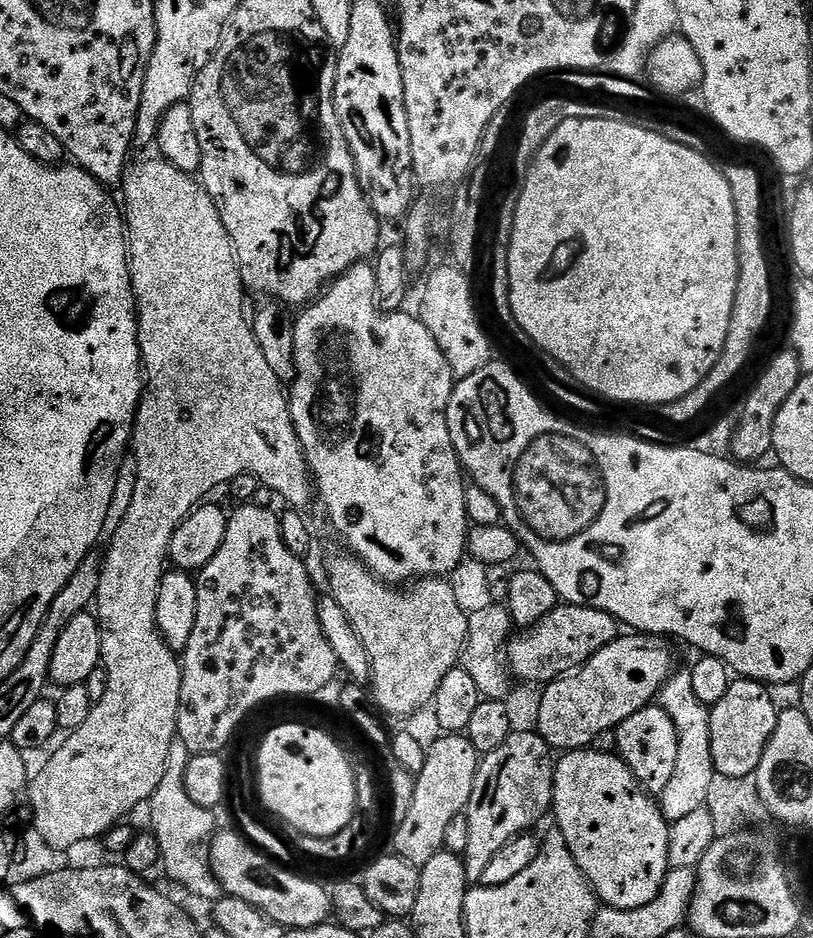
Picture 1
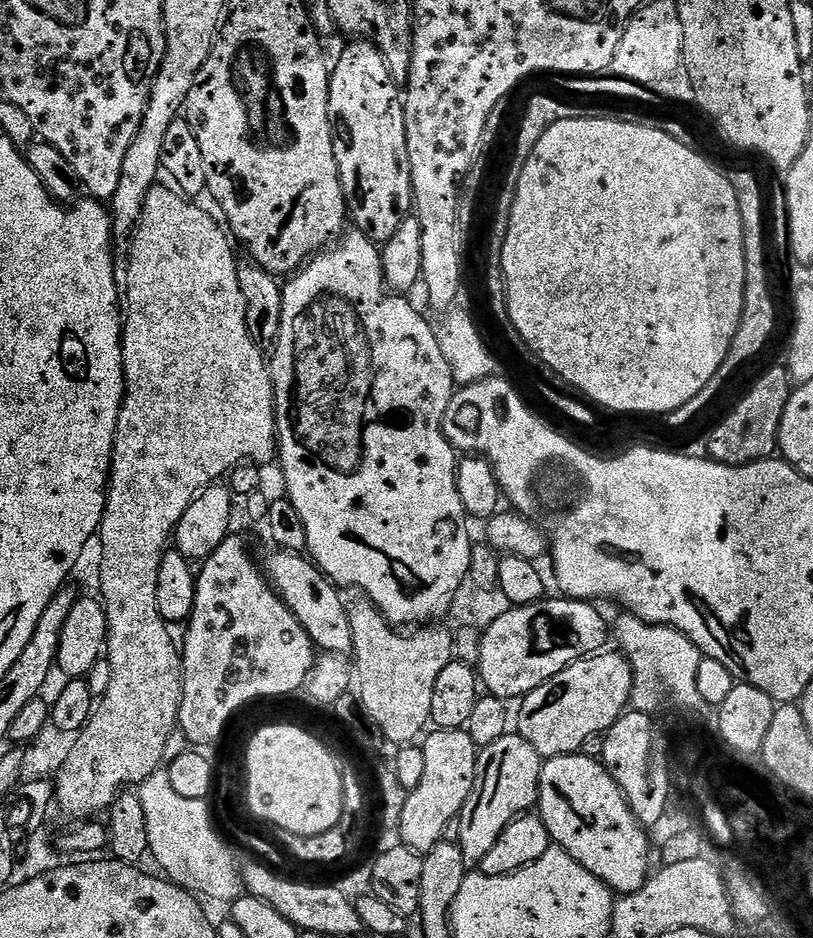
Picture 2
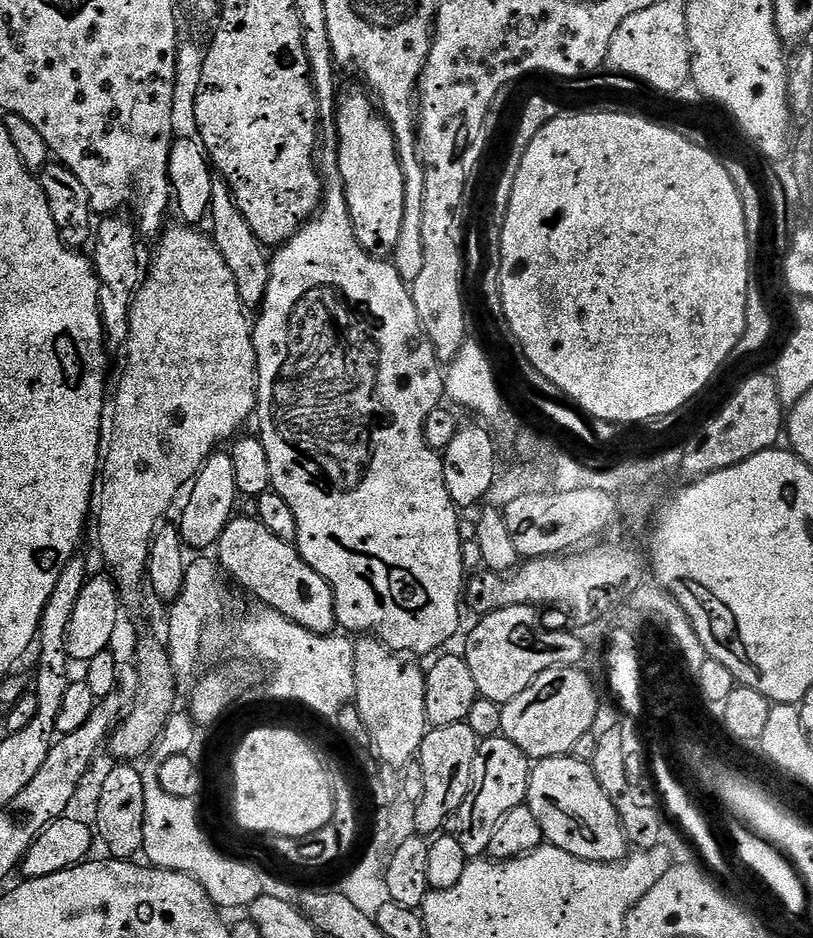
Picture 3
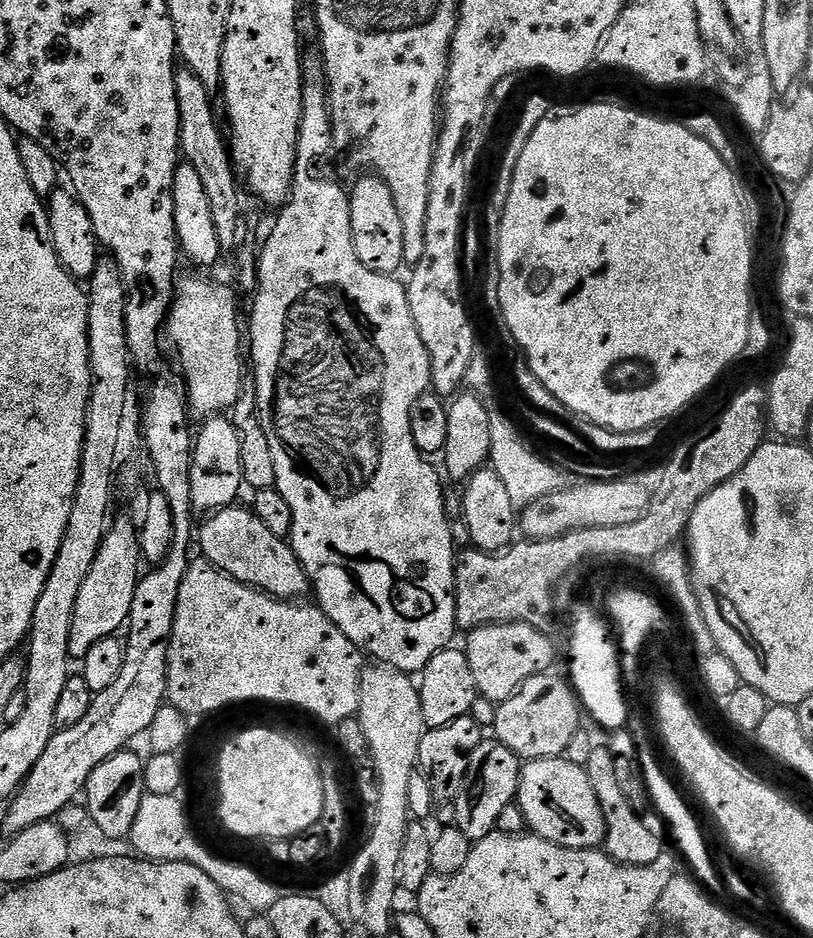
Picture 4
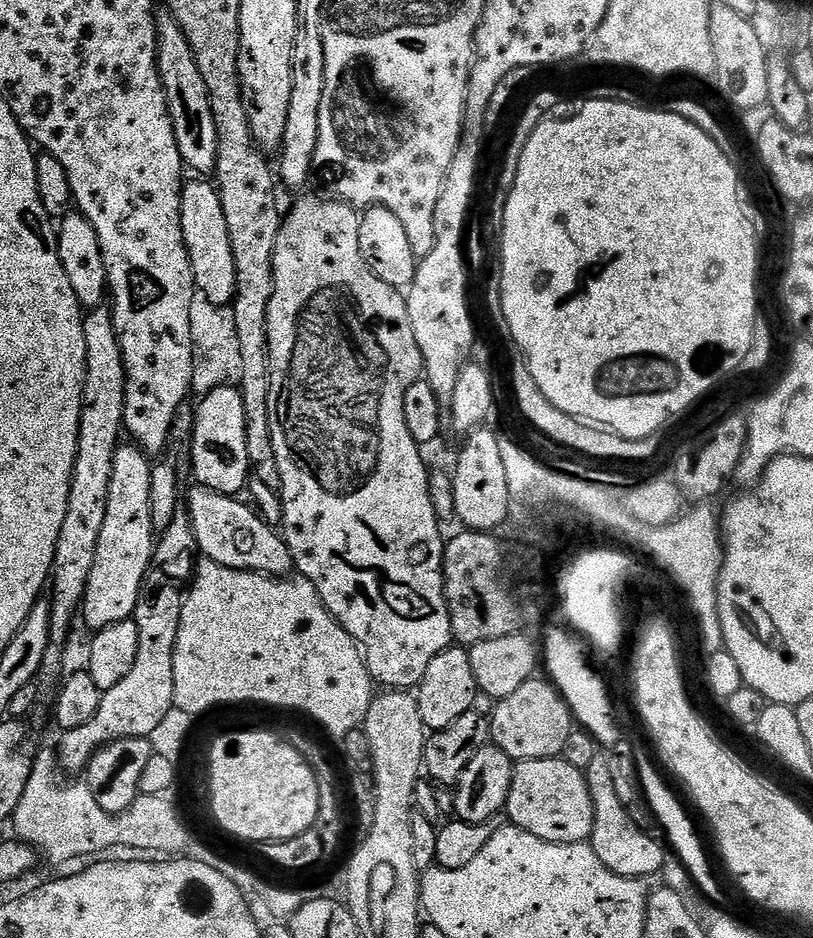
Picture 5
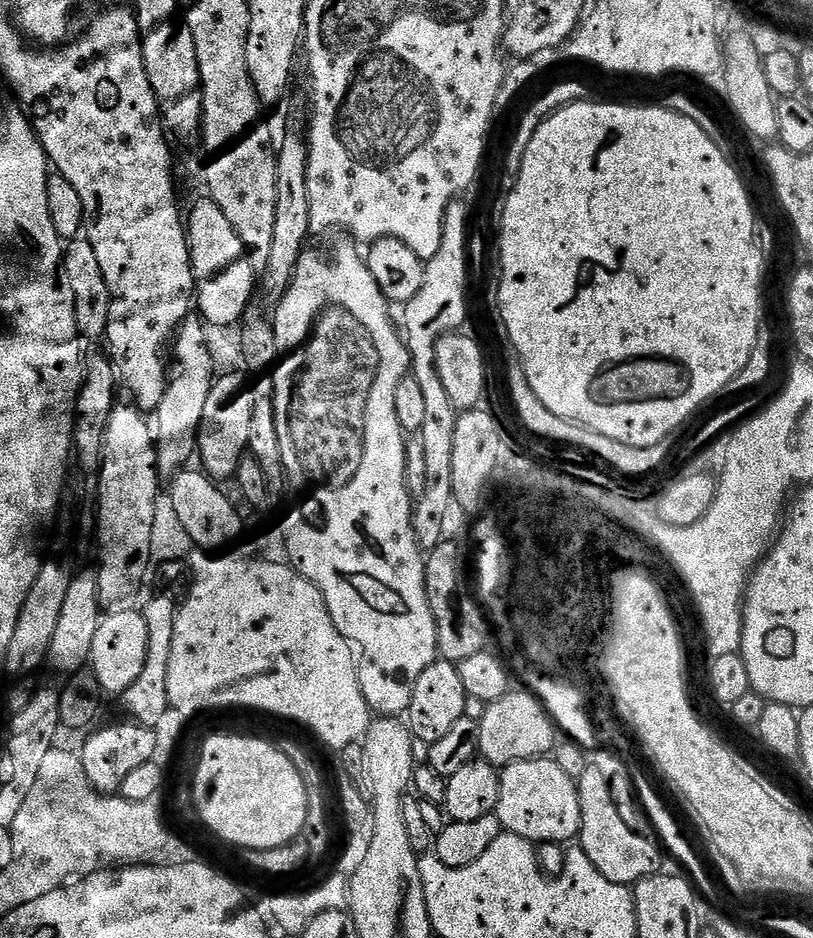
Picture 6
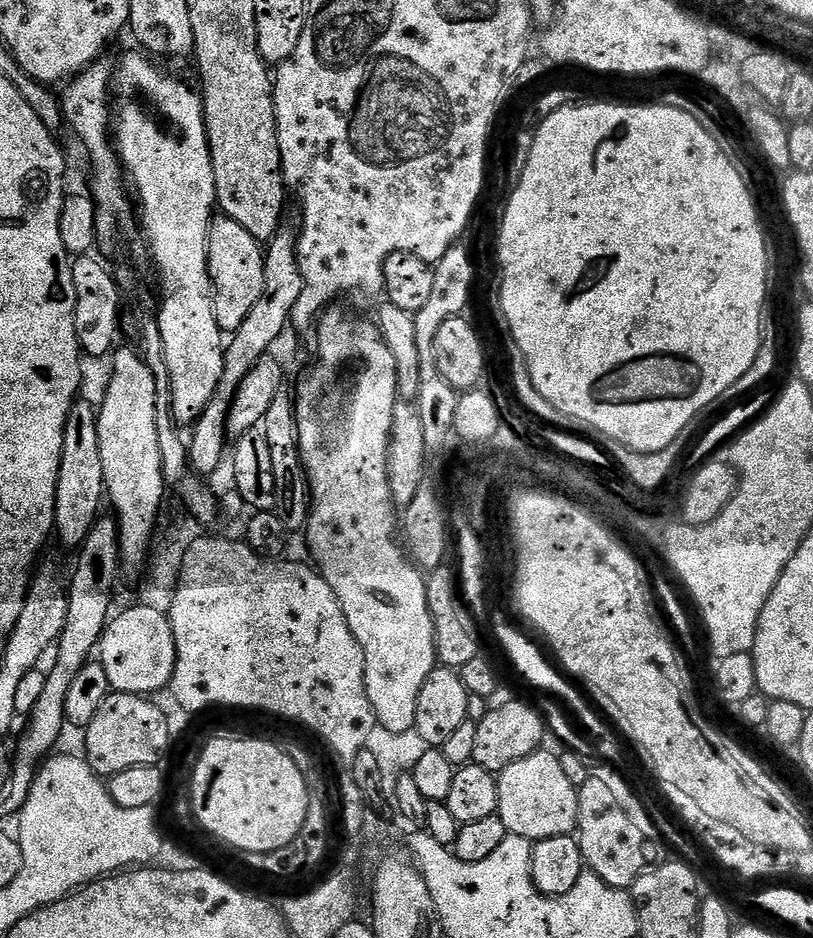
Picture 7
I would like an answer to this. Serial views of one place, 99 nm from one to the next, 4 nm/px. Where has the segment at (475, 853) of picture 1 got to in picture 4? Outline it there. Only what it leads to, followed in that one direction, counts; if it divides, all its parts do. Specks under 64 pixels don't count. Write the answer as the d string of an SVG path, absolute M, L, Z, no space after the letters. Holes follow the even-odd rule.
M495 738L481 740L480 745L472 752L464 788L460 791L460 797L454 801L458 810L455 828L462 830L462 834L466 834L466 838L473 842L497 831L502 810L517 799L521 767L520 757L514 755L501 740Z

